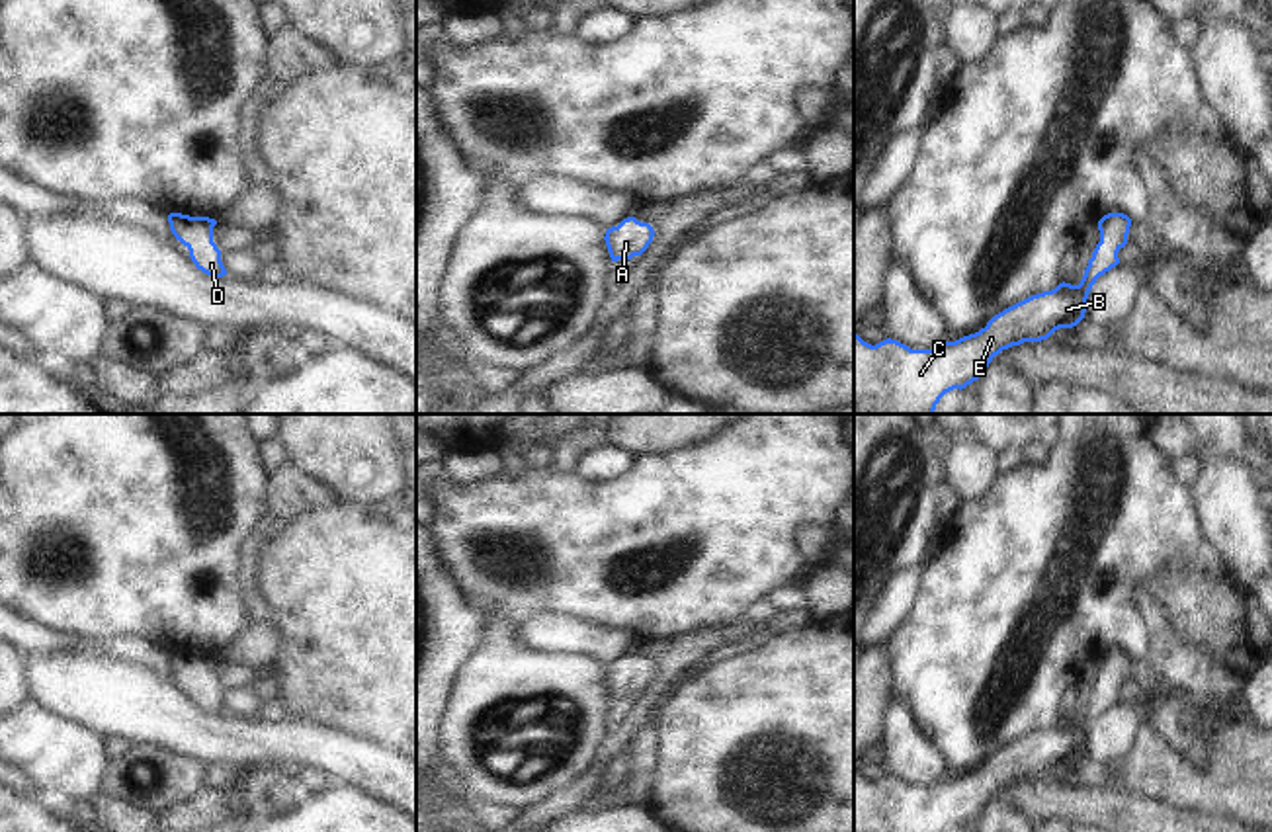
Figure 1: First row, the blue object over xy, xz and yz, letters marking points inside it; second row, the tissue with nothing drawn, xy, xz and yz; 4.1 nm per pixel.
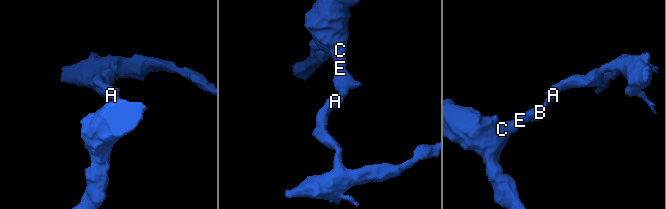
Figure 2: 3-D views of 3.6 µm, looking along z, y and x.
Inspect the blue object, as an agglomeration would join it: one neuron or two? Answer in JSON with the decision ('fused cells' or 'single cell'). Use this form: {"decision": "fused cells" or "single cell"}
{"decision": "single cell"}

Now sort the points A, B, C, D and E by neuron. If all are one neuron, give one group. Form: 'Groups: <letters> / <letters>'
Groups: A B C D E.

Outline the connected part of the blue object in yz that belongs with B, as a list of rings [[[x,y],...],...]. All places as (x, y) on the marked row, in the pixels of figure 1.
[[[1108,213],[1098,221],[1100,242],[1079,285],[1059,283],[1051,291],[1032,295],[995,314],[985,328],[955,342],[942,342],[934,350],[911,350],[897,340],[875,346],[854,334],[854,414],[934,414],[940,398],[965,389],[987,371],[1002,350],[1024,342],[1047,340],[1059,328],[1077,326],[1086,312],[1086,299],[1100,275],[1120,264],[1118,252],[1127,244],[1131,219],[1124,213]]]

